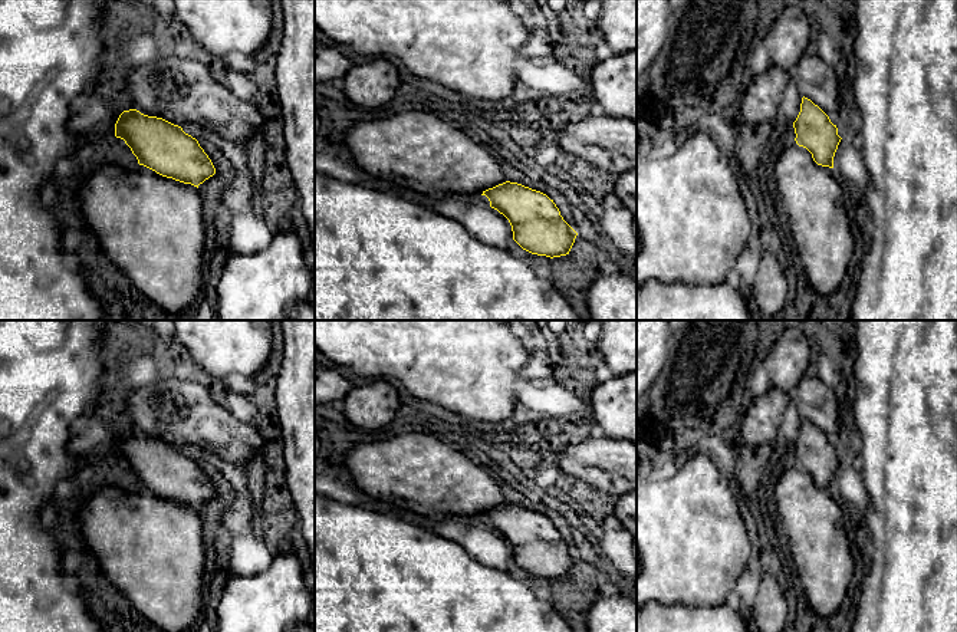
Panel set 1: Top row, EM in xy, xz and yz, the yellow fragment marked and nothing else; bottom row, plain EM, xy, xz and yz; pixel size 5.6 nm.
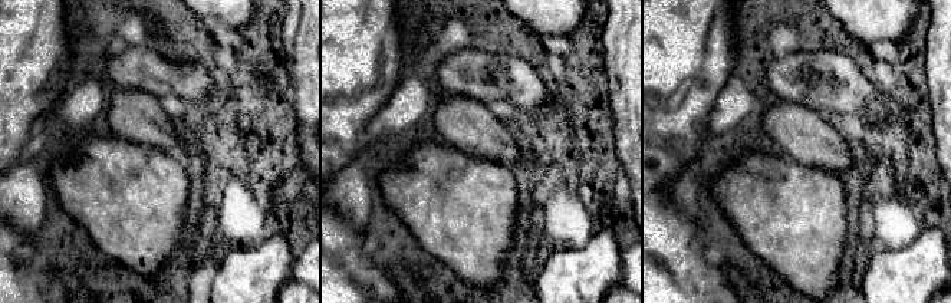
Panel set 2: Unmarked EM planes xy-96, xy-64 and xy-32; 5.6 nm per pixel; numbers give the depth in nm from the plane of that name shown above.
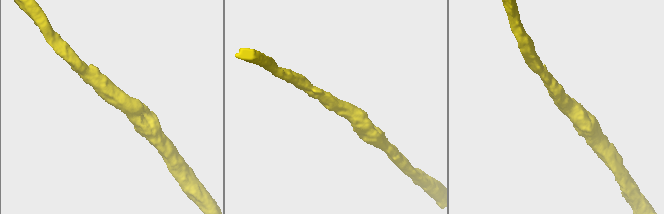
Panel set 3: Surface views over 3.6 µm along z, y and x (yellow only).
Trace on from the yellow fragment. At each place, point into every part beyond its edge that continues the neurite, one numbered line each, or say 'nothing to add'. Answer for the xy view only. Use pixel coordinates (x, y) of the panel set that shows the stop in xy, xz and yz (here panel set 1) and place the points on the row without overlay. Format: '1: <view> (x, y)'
1: xy (151, 549)

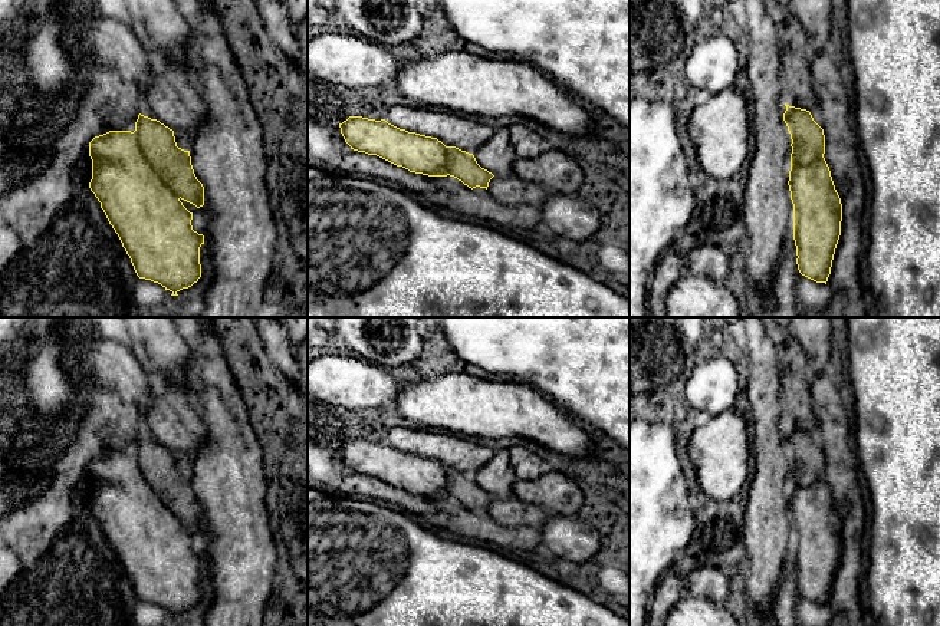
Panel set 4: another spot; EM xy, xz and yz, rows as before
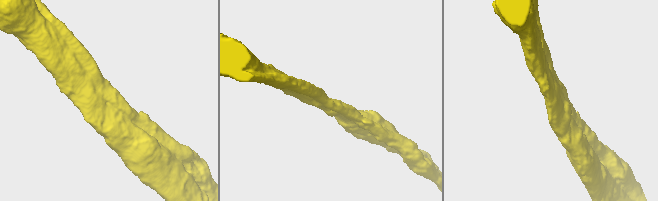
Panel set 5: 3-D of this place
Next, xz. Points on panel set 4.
nothing to add

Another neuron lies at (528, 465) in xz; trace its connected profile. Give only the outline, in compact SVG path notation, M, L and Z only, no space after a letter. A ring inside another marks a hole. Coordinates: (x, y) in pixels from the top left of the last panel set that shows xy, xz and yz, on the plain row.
M512 447L507 451L510 464L520 480L536 480L548 470L539 455L523 447Z

